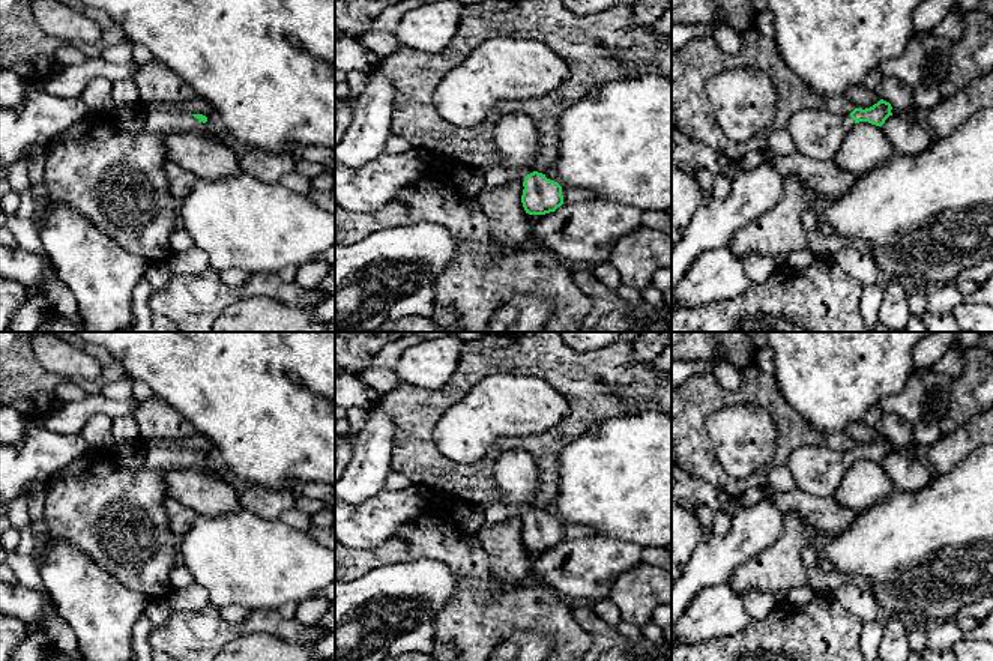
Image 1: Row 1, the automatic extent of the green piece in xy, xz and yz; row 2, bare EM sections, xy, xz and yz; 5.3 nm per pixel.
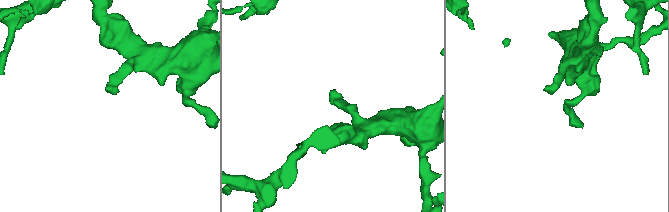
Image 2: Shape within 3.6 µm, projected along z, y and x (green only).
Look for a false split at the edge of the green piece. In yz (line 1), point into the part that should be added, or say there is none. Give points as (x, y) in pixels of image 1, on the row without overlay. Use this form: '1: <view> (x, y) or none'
1: yz (816, 469)

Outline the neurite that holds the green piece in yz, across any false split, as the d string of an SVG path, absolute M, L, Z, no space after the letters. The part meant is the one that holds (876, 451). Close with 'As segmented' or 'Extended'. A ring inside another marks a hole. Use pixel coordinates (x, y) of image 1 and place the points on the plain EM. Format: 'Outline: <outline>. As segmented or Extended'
Outline: M880 436L870 445L855 445L850 451L834 451L825 446L807 445L798 448L786 463L796 488L817 497L835 496L846 472L859 458L882 463L892 452L889 439Z. Extended

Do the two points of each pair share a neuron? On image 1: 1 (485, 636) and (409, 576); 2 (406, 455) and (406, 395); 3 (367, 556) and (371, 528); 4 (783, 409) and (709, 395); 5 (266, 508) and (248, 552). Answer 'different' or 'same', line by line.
1: different
2: same
3: different
4: same
5: different

